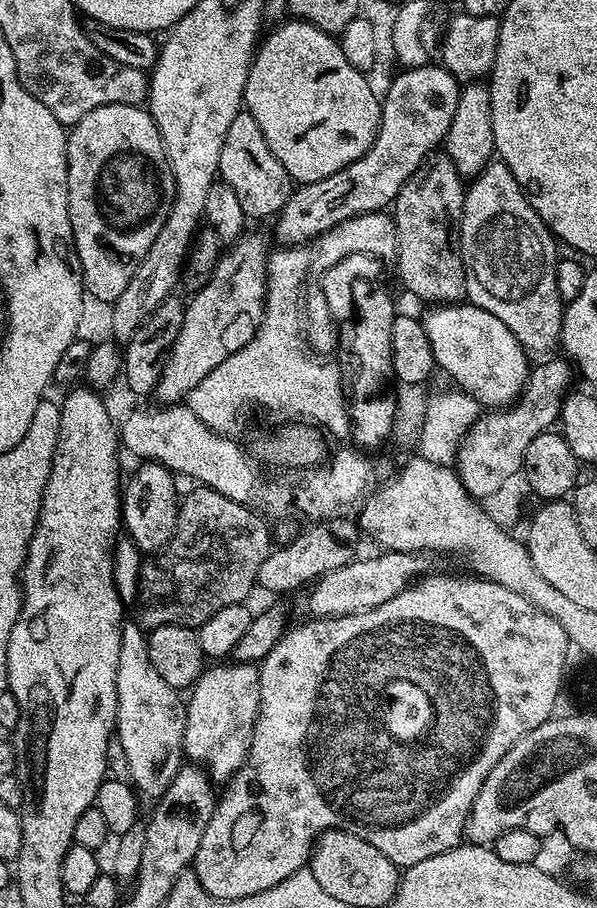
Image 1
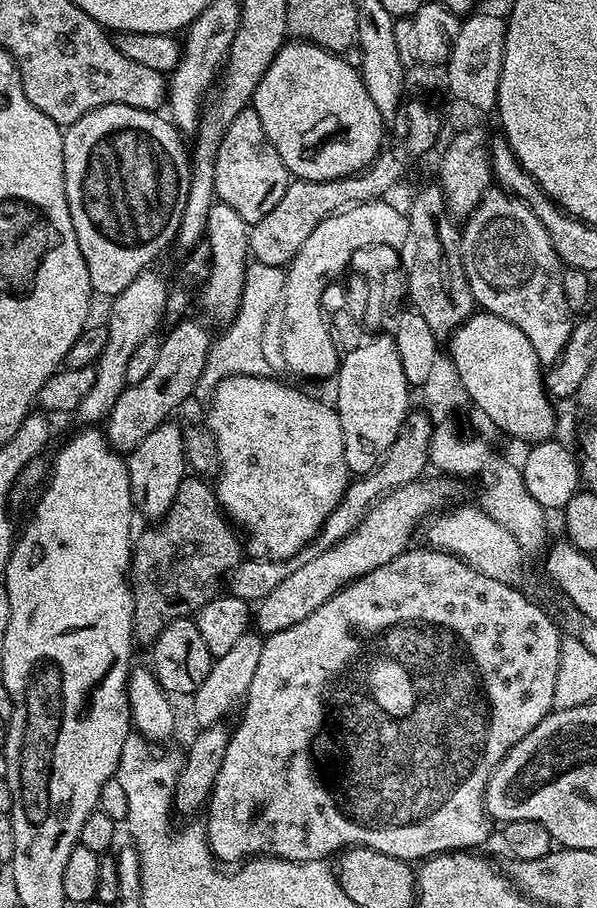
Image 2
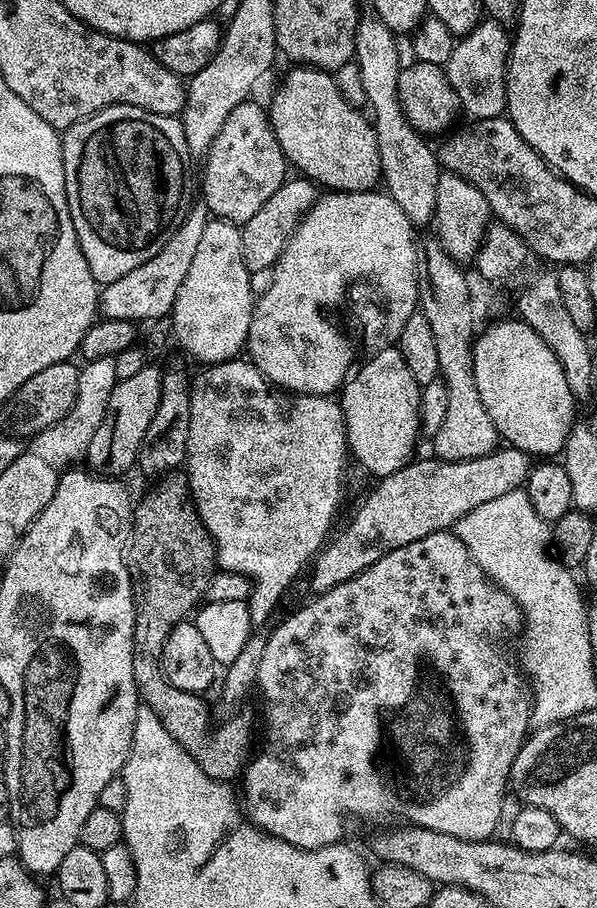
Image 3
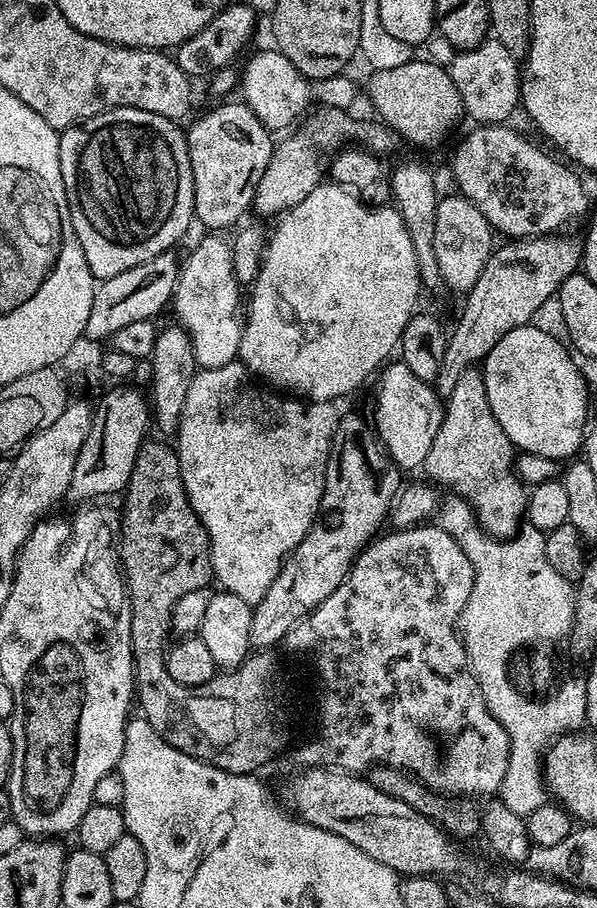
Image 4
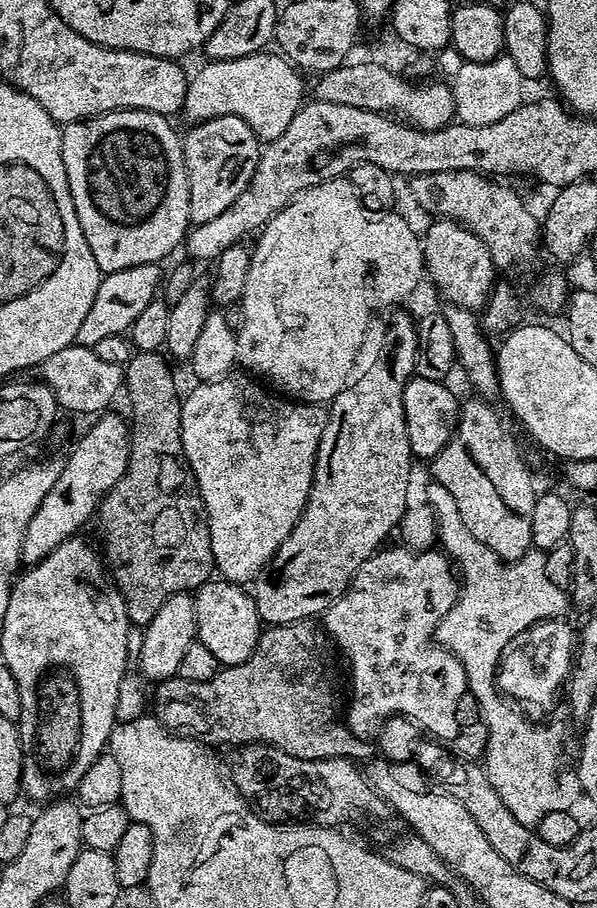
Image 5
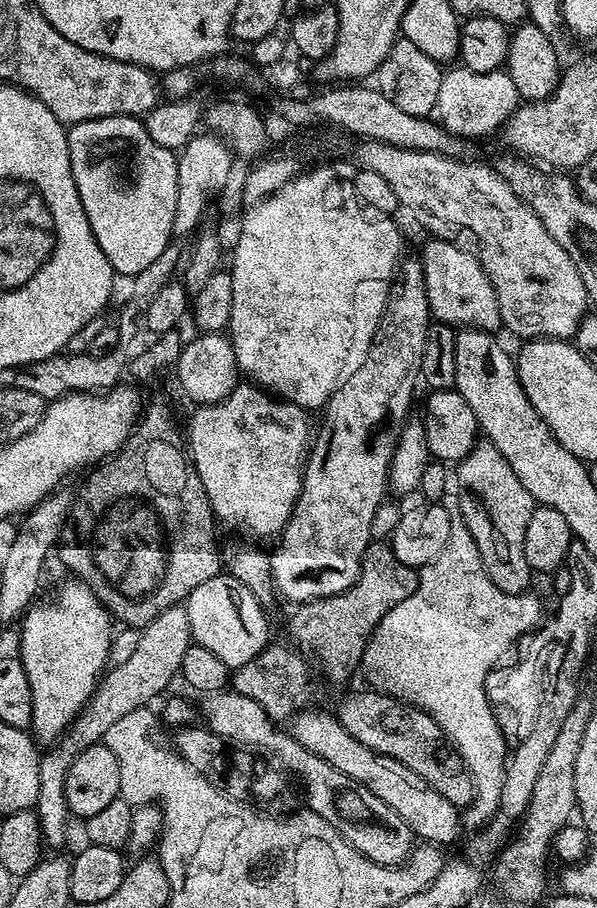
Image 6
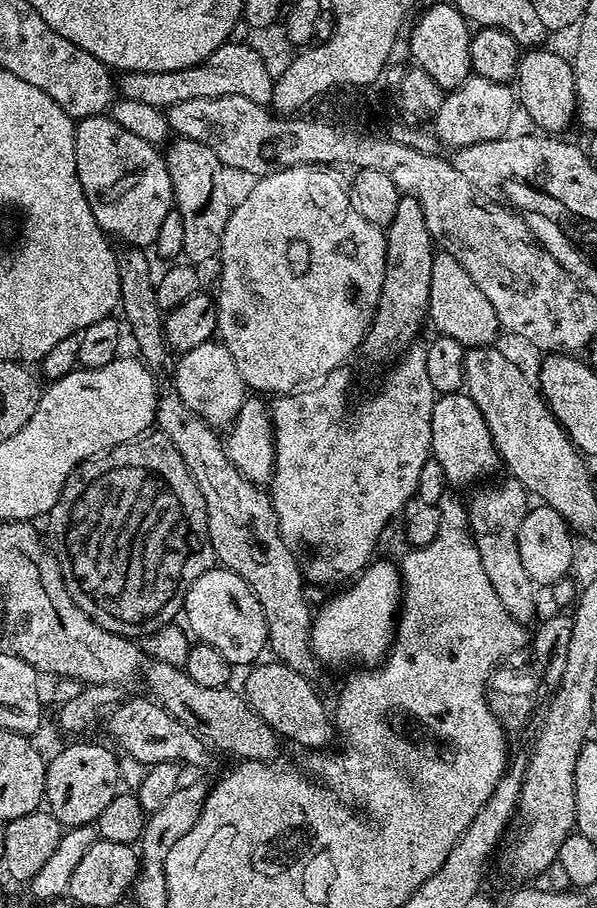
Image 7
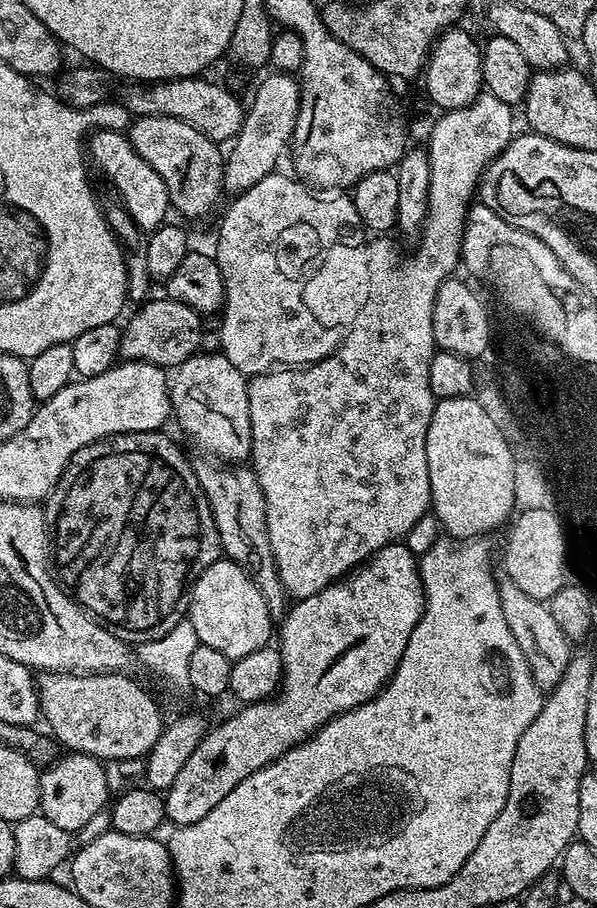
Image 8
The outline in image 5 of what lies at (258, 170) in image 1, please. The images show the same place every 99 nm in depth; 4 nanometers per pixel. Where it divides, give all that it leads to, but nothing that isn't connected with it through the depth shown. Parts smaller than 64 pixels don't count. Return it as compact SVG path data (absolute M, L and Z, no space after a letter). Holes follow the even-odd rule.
M216 117L208 121L193 123L191 127L183 133L184 141L184 161L188 171L188 189L190 190L190 214L189 221L193 225L206 223L212 218L217 218L218 214L226 210L236 198L247 188L247 183L254 176L255 167L258 166L262 143L255 136L254 130L250 128L238 117Z

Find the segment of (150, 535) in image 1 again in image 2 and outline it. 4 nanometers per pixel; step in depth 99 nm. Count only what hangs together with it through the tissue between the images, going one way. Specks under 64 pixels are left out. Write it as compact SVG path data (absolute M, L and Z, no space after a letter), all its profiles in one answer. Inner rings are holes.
M165 422L150 430L150 434L146 434L146 438L142 438L136 449L126 456L133 509L148 522L164 519L174 502L174 494L178 494L178 486L186 475L185 429L172 423Z

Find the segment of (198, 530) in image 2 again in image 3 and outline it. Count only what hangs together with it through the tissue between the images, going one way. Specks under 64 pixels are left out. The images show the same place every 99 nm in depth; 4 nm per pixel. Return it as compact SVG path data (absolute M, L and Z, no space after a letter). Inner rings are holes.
M173 470L159 477L153 484L156 485L141 500L139 497L135 505L130 537L132 599L136 601L136 621L132 639L134 686L143 707L154 710L158 722L162 722L164 729L199 762L206 775L215 780L232 782L235 776L237 779L243 773L250 759L248 747L252 744L251 722L244 714L237 714L225 723L228 725L217 734L215 740L208 729L208 704L204 701L205 697L195 692L178 690L178 686L170 686L160 669L162 646L166 646L170 630L174 630L174 626L178 626L181 620L189 619L190 613L201 603L207 587L211 584L212 576L218 571L216 544L210 538L202 518L196 513L196 505L192 503L192 492L188 488L188 477L183 471Z

